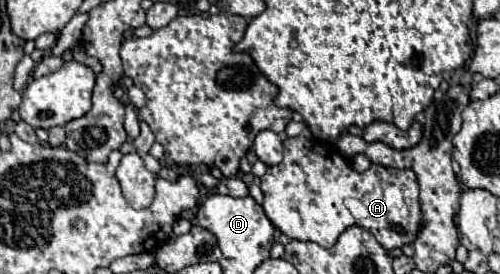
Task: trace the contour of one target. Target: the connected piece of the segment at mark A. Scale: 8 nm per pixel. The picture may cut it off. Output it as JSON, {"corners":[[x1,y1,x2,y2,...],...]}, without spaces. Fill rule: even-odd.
{"corners":[[306,136,286,138,284,156,296,158,284,158,262,176,262,208,268,220,288,238,310,240,322,248,332,248,348,226,358,224,370,230,386,250,414,242,422,214,418,182,412,170,372,164,366,172,356,172,340,152,330,152]]}

